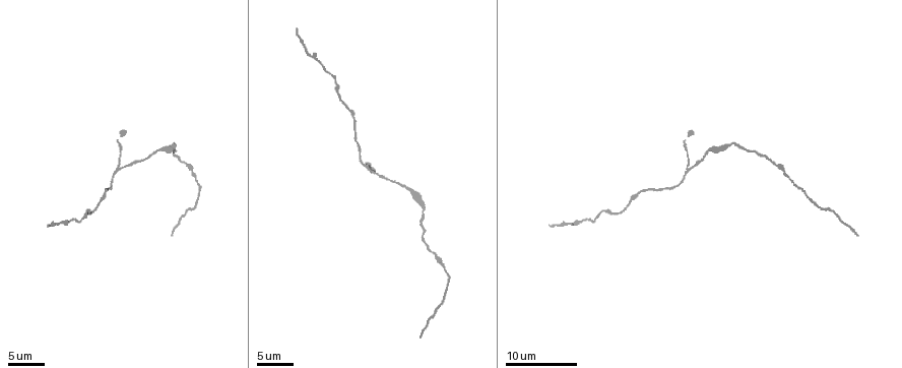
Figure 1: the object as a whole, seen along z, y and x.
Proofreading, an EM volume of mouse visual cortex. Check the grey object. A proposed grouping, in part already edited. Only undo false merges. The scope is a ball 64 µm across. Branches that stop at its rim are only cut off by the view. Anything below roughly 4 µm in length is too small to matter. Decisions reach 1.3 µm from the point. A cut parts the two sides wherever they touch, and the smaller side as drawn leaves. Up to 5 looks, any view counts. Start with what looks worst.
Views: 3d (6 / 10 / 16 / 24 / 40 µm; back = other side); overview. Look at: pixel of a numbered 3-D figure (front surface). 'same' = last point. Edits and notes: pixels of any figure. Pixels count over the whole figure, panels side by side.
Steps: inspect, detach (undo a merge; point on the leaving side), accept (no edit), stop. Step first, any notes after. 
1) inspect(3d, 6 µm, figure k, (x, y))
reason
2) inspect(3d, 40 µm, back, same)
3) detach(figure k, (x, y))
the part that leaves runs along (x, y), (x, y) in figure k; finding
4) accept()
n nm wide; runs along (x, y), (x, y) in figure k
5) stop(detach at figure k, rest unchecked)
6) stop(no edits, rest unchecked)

inspect(3d, 16 µm, figure 1, (687, 166))
branch point

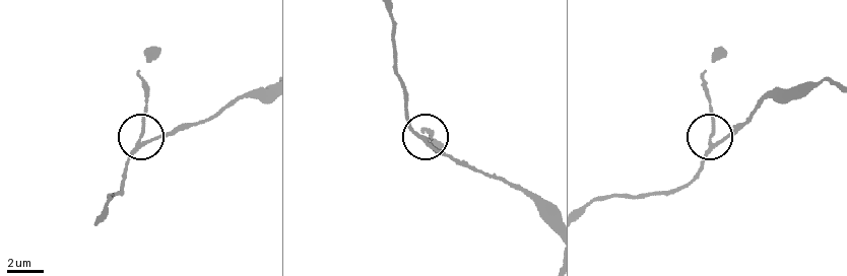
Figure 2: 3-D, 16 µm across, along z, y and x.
inspect(3d, 16 µm, back, figure 2, (426, 138))

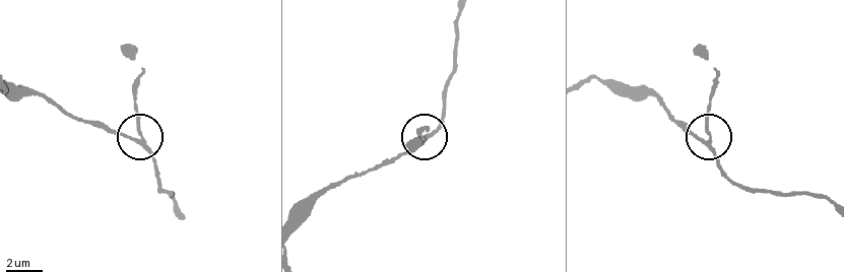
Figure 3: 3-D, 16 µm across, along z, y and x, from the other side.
accept()
runs along (667, 112), (687, 132), (709, 138), (711, 89) in figure 3; one neuron here

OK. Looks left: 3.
inspect(3d, 10 µm, figure 1, (786, 174))
thick turns thin

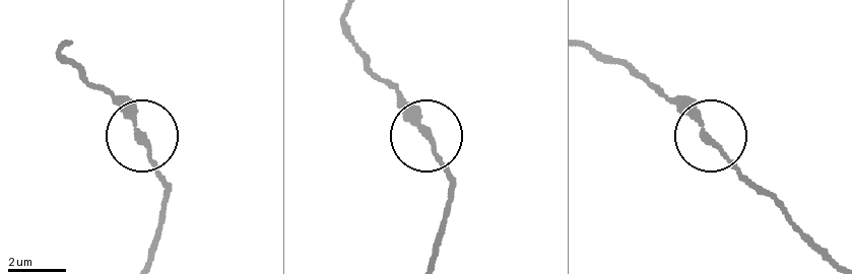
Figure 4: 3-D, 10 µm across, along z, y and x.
inspect(3d, 6 µm, figure 4, (423, 133))
zoom in

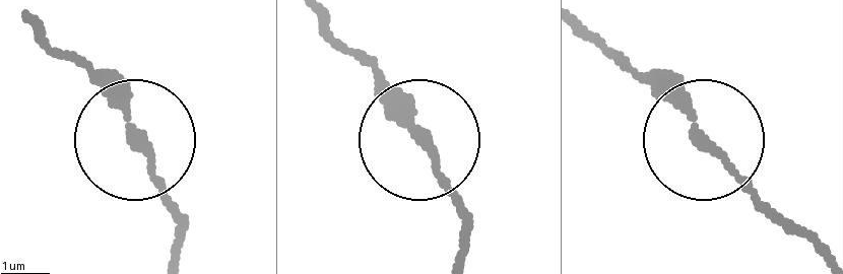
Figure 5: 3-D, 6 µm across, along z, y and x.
accept()
runs along (582, 30), (772, 208) in figure 5; continuous, no second neuron

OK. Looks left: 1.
inspect(3d, 10 µm, figure 1, (99, 199))
sudden change in width

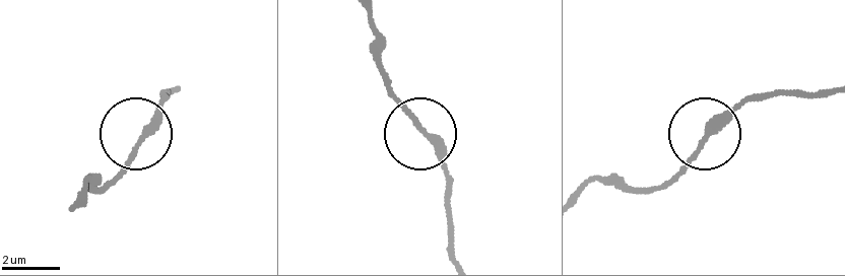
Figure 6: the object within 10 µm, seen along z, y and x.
accept()
runs along (173, 89), (164, 91), (160, 114), (101, 191) in figure 6; one neuron here

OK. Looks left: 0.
stop(no edits, rest unchecked)

